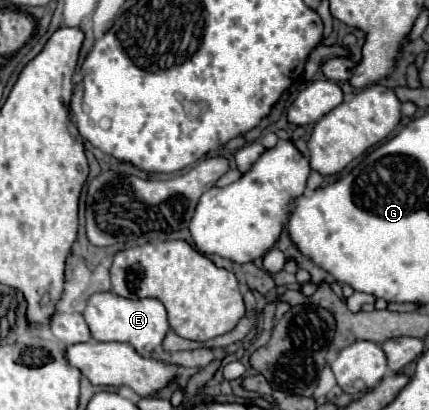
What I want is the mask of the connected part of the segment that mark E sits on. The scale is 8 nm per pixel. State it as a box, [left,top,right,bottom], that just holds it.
[84,292,170,356]

